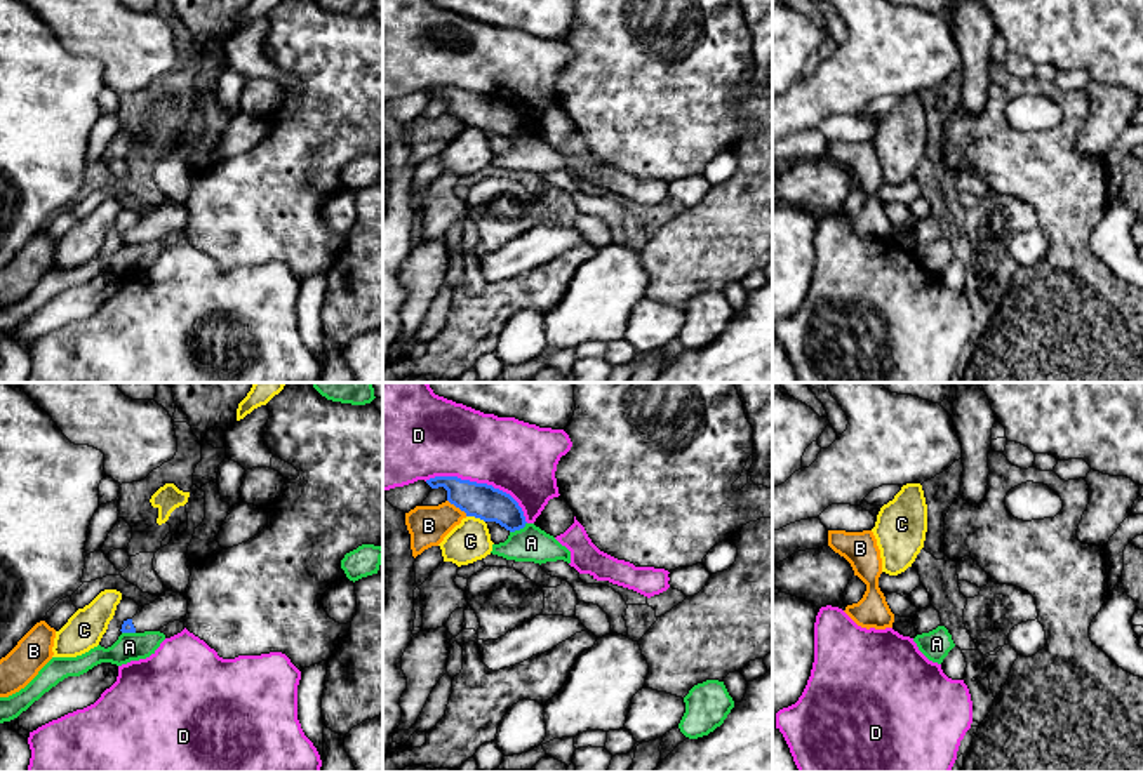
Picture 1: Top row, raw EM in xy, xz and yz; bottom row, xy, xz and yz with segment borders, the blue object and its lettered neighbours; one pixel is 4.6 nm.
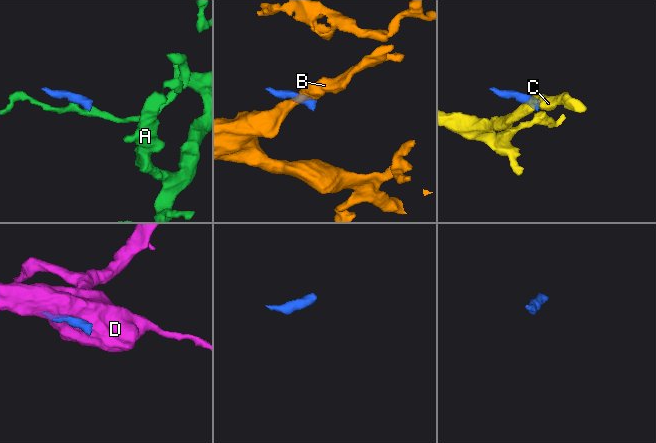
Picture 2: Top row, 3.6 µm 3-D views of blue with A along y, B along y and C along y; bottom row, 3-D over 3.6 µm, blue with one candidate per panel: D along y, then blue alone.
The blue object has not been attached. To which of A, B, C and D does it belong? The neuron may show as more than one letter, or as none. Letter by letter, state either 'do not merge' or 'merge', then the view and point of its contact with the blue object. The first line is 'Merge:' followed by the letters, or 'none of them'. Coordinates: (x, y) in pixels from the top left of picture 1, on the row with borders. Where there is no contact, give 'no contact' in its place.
Merge: none of them
A: do not merge; meets blue in xz at (519, 529)
B: do not merge; meets blue in xz at (458, 506)
C: do not merge; meets blue in xz at (475, 517)
D: do not merge; meets blue in xz at (481, 484)

